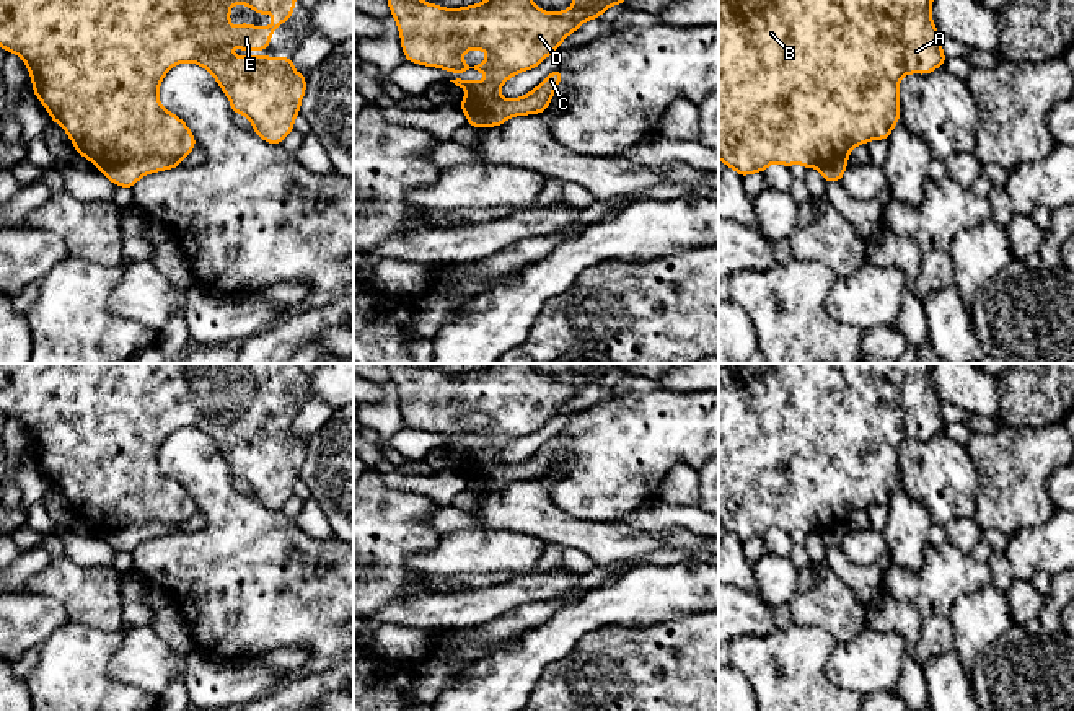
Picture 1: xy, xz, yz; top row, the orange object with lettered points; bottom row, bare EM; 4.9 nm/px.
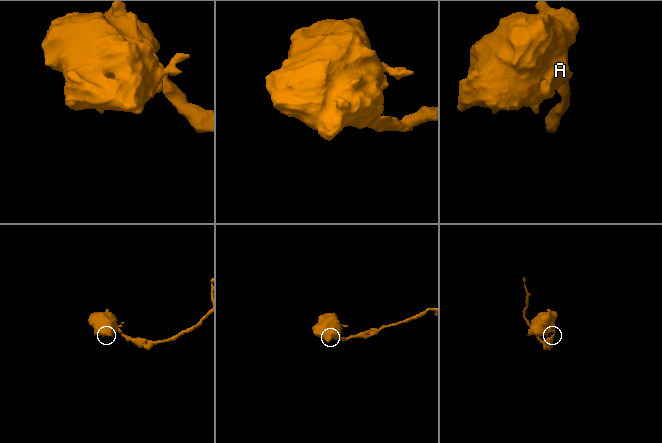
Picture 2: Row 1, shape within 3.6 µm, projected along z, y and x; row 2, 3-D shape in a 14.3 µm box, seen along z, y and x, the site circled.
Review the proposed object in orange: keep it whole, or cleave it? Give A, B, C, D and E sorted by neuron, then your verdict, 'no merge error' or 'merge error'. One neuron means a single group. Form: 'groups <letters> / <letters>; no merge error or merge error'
groups A B D E / C; merge error

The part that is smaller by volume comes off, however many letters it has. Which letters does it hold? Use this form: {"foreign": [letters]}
{"foreign": ["C"]}

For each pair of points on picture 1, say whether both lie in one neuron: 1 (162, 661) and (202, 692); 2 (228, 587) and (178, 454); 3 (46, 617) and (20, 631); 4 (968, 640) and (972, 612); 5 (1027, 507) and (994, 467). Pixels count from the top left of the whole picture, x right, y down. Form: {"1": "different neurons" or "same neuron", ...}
{"1": "different neurons", "2": "same neuron", "3": "same neuron", "4": "same neuron", "5": "same neuron"}

